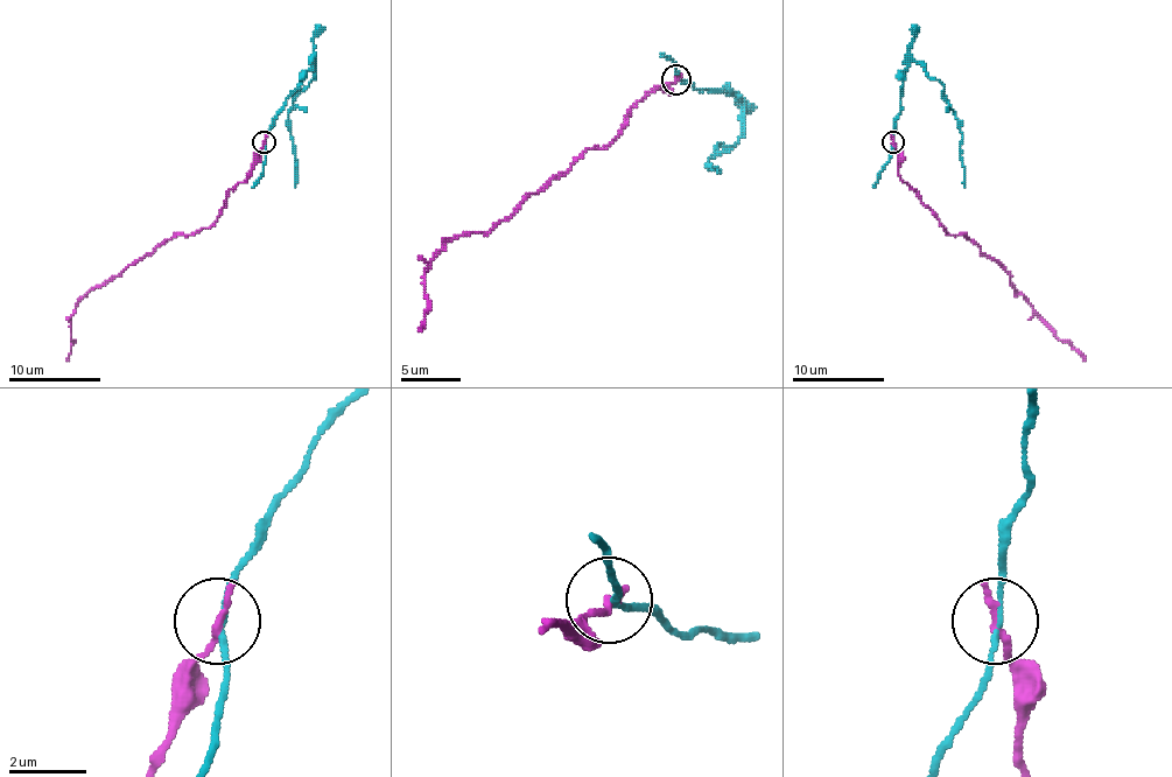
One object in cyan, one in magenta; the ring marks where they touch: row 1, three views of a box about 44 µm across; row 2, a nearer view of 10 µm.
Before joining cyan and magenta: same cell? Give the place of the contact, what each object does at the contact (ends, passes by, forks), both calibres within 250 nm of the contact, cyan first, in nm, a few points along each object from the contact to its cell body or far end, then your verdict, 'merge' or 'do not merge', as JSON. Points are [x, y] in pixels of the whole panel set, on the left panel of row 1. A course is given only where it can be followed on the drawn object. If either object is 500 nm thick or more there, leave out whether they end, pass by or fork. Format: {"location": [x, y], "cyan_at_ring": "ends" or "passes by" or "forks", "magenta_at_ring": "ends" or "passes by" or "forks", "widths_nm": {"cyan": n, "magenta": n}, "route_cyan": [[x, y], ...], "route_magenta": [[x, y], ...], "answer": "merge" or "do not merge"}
{"location": [264, 141], "cyan_at_ring": "passes by", "magenta_at_ring": "ends", "widths_nm": {"cyan": 120, "magenta": 240}, "route_cyan": [[262, 141], [272, 118], [313, 61], [313, 79], [295, 96], [288, 111], [295, 187]], "route_magenta": [[262, 141], [258, 162], [208, 228], [165, 239], [83, 296], [67, 361]], "answer": "do not merge"}

